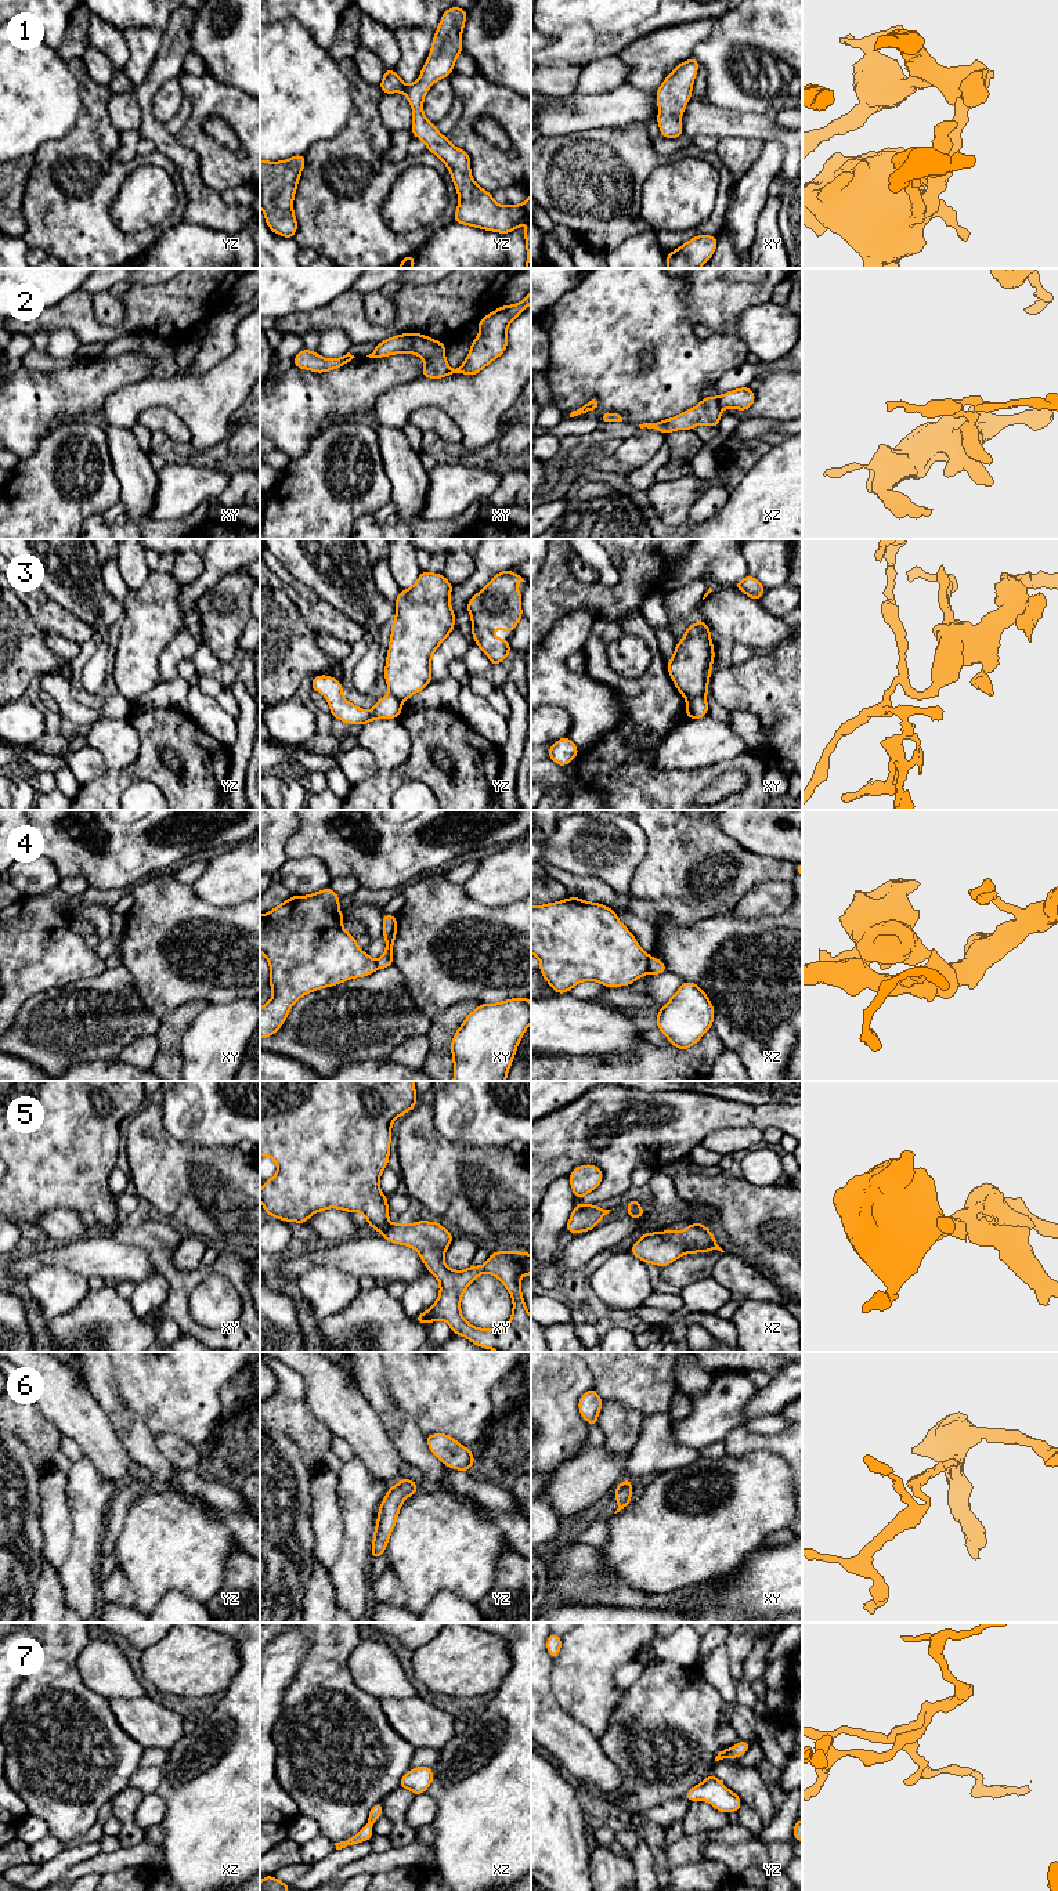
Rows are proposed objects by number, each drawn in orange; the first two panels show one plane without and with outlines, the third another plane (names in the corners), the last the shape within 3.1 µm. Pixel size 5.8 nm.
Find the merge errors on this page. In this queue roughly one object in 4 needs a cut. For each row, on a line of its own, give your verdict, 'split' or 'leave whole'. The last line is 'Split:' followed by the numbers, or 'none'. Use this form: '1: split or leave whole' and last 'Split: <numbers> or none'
1: leave whole
2: split
3: split
4: split
5: leave whole
6: leave whole
7: leave whole
Split: 2, 3, 4

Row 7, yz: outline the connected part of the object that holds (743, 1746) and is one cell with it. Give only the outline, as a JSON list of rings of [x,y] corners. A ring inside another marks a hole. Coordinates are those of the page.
[[[740,1740],[736,1746],[721,1750],[715,1757],[715,1761],[723,1760],[723,1758],[739,1758],[743,1753],[748,1751],[750,1746],[751,1744],[747,1740]]]

